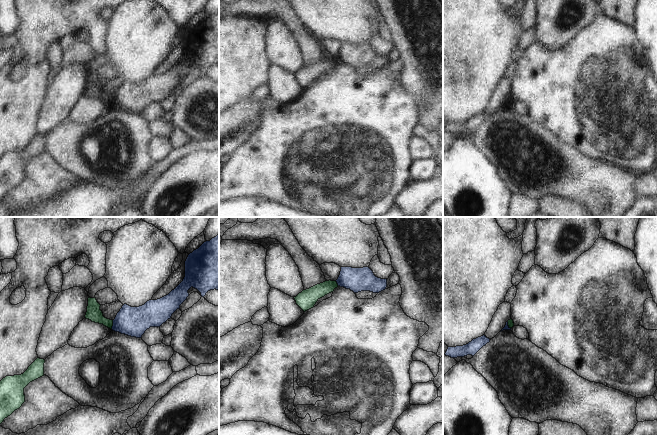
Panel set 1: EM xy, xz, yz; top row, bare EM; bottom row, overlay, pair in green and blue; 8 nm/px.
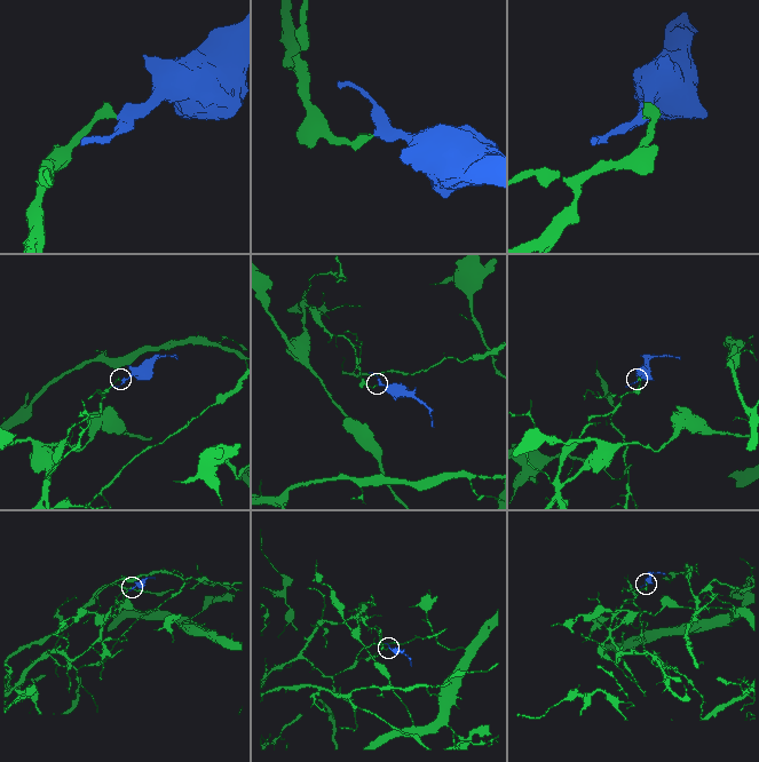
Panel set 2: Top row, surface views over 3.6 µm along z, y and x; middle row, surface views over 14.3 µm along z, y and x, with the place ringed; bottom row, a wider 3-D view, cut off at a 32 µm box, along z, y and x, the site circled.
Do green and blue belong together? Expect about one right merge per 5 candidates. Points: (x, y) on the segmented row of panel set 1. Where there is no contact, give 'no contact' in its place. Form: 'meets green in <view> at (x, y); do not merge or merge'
meets green in xy at (112, 324); do not merge

